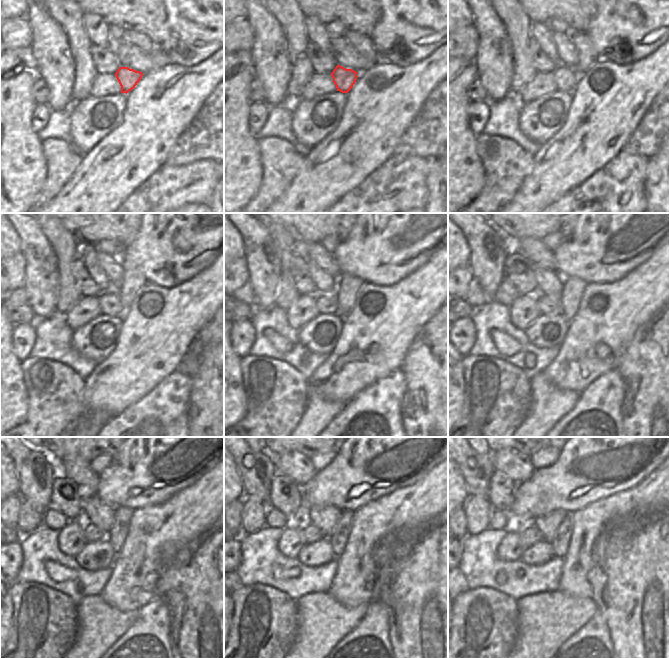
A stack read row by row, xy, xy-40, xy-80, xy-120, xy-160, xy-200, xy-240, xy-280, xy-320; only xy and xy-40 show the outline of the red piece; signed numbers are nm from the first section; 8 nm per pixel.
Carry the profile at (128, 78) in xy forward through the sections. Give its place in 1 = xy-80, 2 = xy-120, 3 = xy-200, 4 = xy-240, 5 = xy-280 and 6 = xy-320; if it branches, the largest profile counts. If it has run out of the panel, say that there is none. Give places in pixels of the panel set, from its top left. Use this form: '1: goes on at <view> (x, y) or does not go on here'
1: goes on at xy-80 (565, 78)
2: goes on at xy-120 (110, 304)
3: goes on at xy-200 (551, 304)
4: goes on at xy-240 (92, 533)
5: goes on at xy-280 (311, 534)
6: goes on at xy-320 (529, 536)

